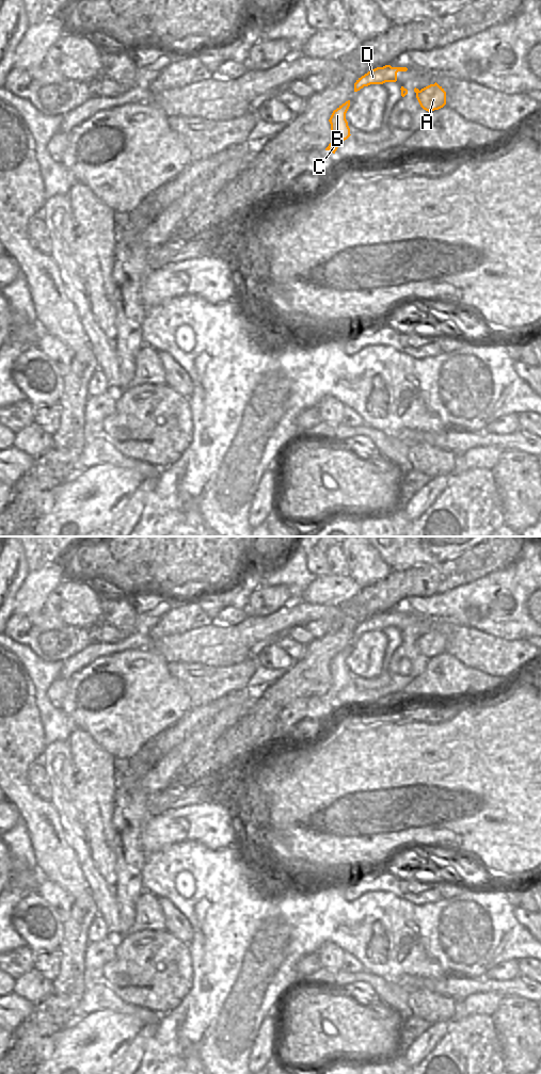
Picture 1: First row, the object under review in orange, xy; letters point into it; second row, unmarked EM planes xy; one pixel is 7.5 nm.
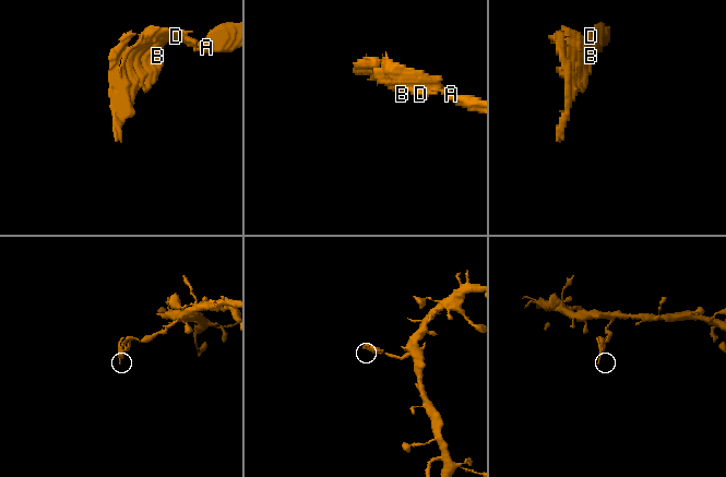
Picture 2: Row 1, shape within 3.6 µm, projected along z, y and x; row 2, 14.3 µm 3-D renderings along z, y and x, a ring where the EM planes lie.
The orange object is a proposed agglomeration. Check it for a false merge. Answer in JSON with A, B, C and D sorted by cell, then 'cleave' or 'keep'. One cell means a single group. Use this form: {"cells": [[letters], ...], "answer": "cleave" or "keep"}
{"cells": [["A"], ["B", "C", "D"]], "answer": "cleave"}

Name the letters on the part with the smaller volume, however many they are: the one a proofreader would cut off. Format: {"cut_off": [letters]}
{"cut_off": ["B", "C", "D"]}

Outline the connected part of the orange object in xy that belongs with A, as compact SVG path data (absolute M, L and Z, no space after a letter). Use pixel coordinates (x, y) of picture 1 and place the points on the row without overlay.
M436 628L421 635L416 639L416 644L420 653L428 658L439 656L446 651L446 638Z

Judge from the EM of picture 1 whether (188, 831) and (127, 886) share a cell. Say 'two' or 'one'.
two

